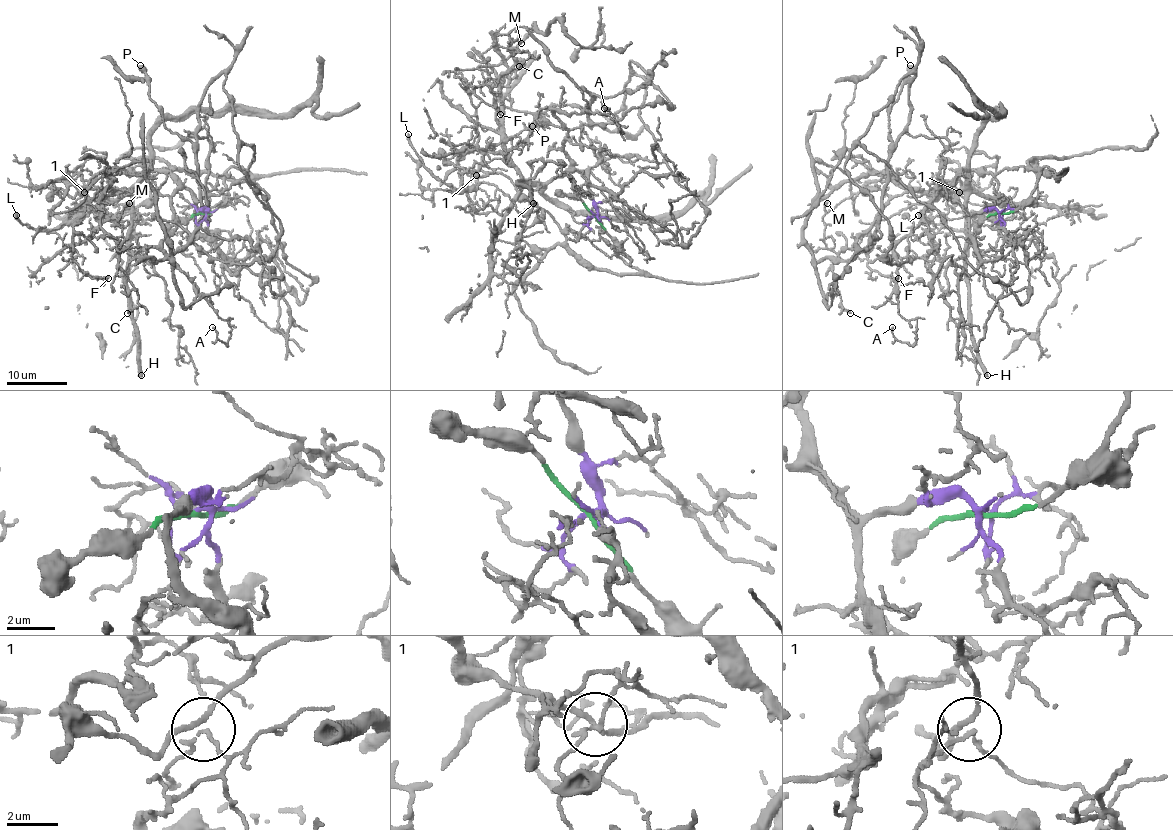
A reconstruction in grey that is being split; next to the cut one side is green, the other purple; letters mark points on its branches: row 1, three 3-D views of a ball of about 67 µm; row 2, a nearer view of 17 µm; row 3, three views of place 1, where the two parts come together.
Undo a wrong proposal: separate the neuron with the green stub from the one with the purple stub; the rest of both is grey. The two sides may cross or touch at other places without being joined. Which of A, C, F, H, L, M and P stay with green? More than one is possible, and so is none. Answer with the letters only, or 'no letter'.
no letter

